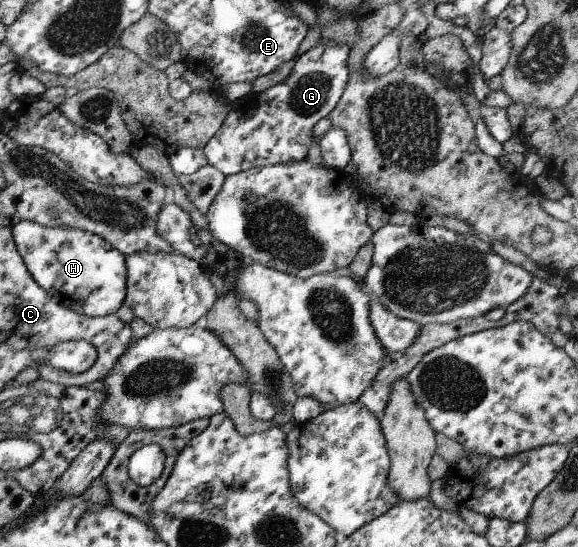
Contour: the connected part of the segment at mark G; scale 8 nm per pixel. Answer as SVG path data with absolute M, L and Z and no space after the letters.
M332 39L318 42L303 55L294 60L292 72L277 85L271 86L254 94L250 92L232 103L232 110L228 111L222 126L210 138L206 147L202 148L209 166L218 169L225 177L237 175L239 172L256 169L266 165L292 164L306 159L308 148L312 144L312 128L324 117L328 117L344 94L350 78L348 59L351 45L335 43Z

